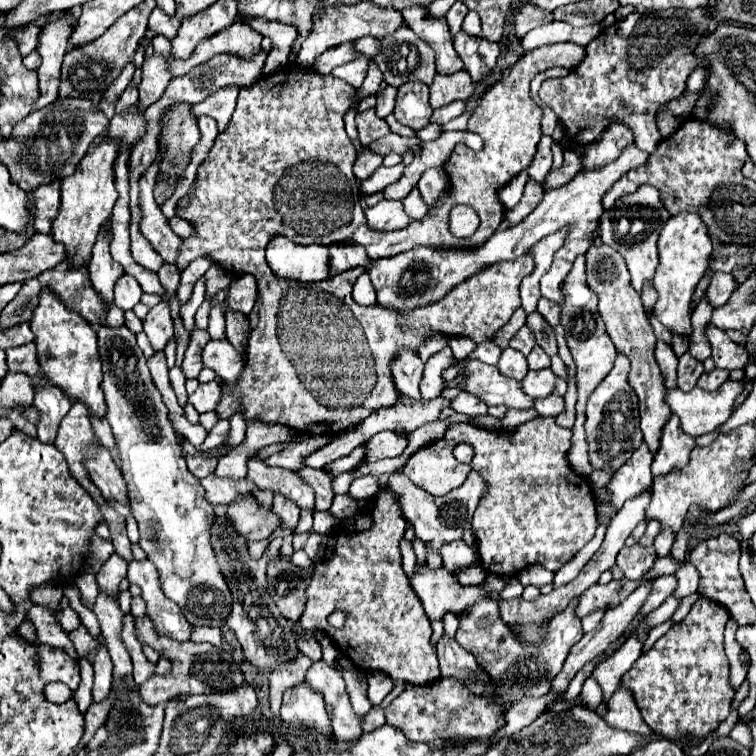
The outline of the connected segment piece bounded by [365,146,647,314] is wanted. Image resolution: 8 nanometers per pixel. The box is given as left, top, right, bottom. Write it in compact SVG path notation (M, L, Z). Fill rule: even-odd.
M631 146L615 162L607 164L607 168L599 168L599 172L579 172L569 184L545 192L543 200L537 204L537 208L525 220L521 220L515 226L507 226L505 230L497 230L479 248L415 246L413 250L401 252L401 254L391 256L391 258L371 260L365 268L367 268L367 274L371 276L371 282L377 290L377 304L383 308L393 308L399 314L407 314L415 308L435 304L451 288L465 282L467 278L471 278L479 270L491 266L491 264L503 262L503 260L517 260L519 256L527 254L543 236L547 236L549 232L557 232L563 226L571 226L571 230L569 230L569 236L567 236L563 248L555 254L555 257L574 262L579 254L585 254L587 248L591 246L591 232L603 214L601 200L603 200L605 192L623 174L627 174L631 168L641 166L645 160L647 160L647 154L637 150L635 146ZM405 262L409 262L409 268L405 268Z

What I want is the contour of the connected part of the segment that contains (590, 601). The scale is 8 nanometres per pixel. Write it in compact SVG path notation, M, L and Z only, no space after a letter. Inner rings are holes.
M627 578L623 580L613 580L609 584L595 584L587 592L583 592L579 606L577 606L577 616L583 618L587 614L593 614L597 610L609 610L615 608L621 600L625 600L641 582L631 582Z

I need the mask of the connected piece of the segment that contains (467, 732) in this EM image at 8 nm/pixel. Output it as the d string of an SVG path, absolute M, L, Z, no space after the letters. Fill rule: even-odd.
M437 678L431 684L407 688L385 708L385 716L387 724L403 730L409 740L427 744L437 744L437 740L447 740L453 736L489 738L505 724L503 708L499 704L471 696L463 684L451 678Z

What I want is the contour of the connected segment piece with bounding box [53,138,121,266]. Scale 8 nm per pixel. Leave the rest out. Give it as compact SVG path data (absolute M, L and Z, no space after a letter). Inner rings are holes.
M103 138L81 158L75 172L61 180L61 208L59 216L53 220L53 238L65 244L69 262L75 266L83 264L91 256L99 228L111 216L113 204L119 196L115 188L115 158L119 144L119 138Z

